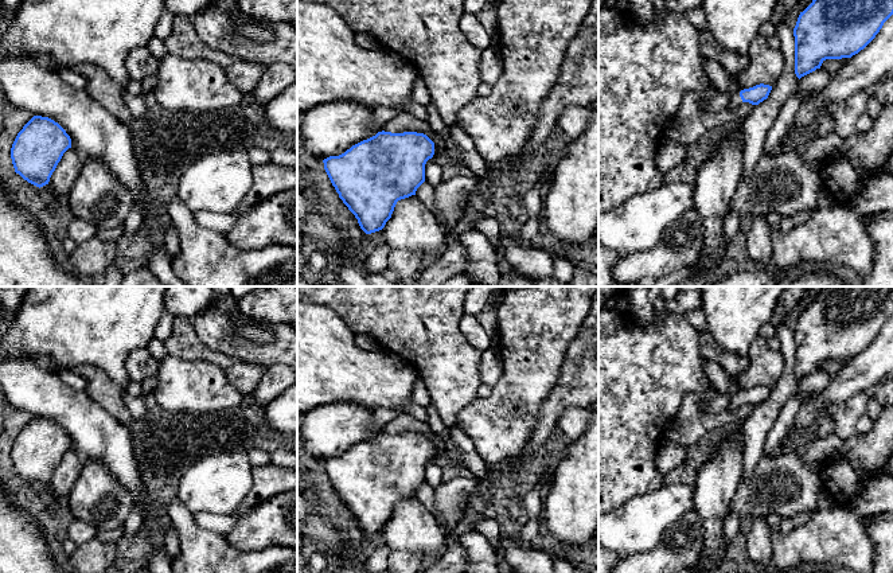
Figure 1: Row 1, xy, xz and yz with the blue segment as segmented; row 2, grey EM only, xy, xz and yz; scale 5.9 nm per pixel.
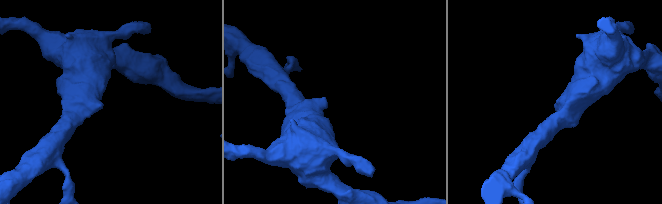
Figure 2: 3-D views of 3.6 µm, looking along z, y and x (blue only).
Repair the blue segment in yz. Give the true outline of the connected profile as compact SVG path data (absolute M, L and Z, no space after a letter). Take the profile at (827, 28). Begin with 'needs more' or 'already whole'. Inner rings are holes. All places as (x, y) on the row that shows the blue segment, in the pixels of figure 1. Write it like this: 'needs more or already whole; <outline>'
already whole; M812 0L800 12L793 28L795 74L802 77L820 69L826 59L851 58L863 50L893 15L893 0Z

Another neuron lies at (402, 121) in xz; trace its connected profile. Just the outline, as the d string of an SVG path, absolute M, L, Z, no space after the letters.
M401 112L393 120L390 120L385 126L385 132L403 133L403 132L417 132L426 135L434 143L434 155L432 159L437 160L440 156L445 155L445 143L438 137L433 129L429 126L428 121L420 121L409 113Z

